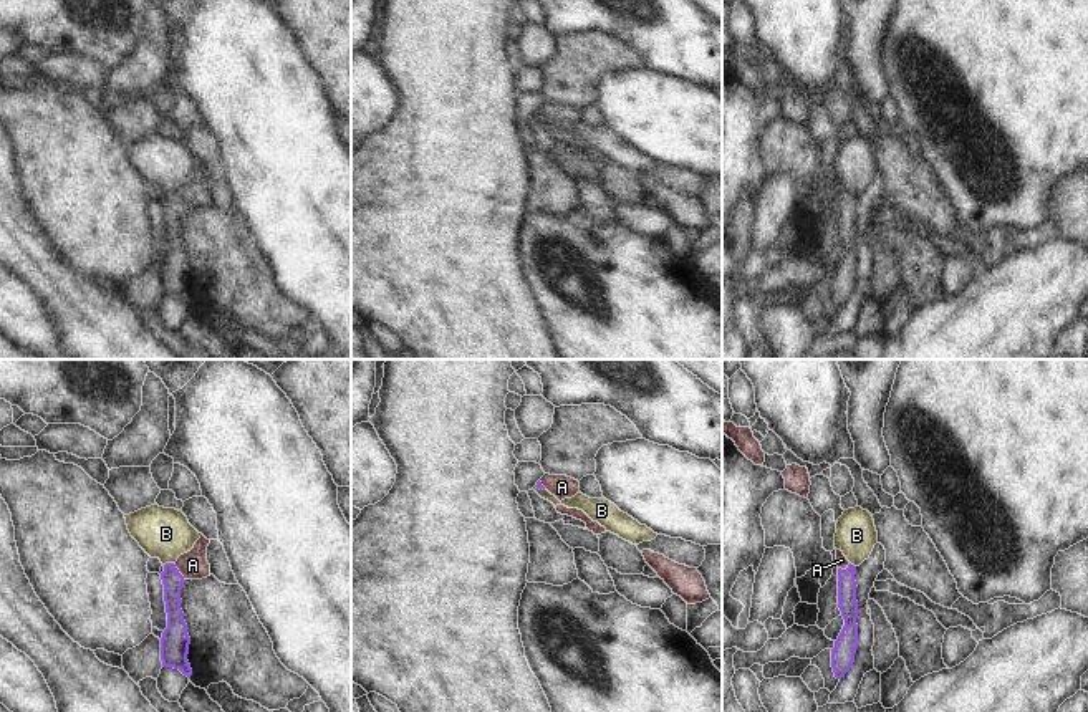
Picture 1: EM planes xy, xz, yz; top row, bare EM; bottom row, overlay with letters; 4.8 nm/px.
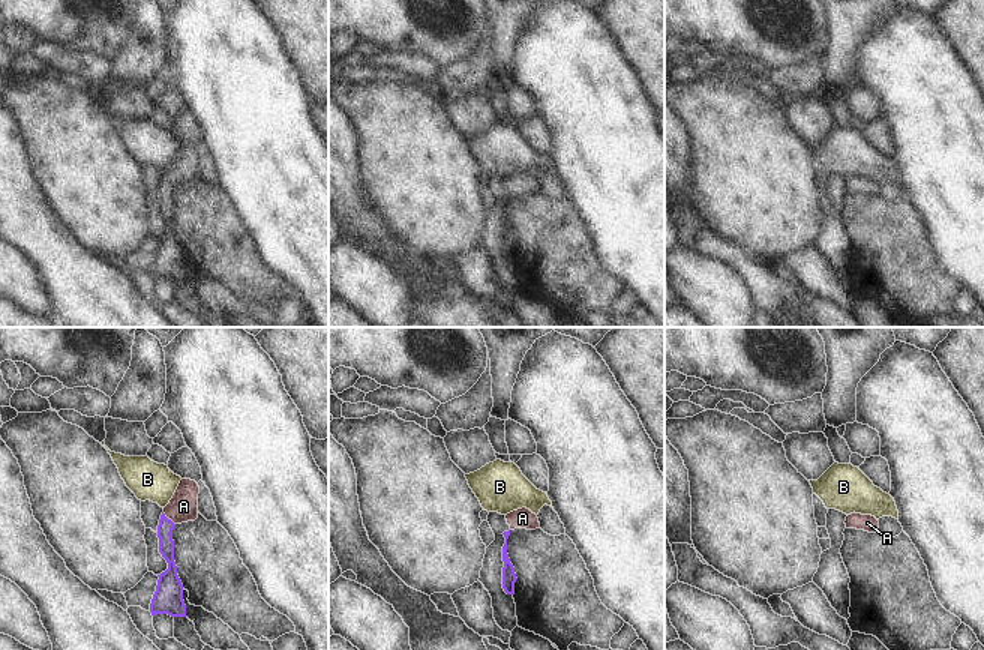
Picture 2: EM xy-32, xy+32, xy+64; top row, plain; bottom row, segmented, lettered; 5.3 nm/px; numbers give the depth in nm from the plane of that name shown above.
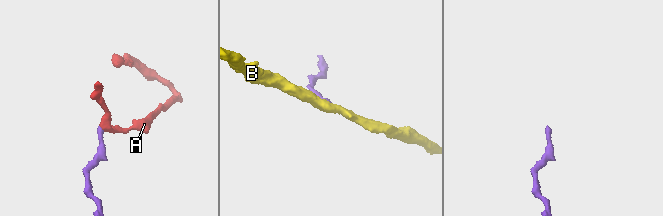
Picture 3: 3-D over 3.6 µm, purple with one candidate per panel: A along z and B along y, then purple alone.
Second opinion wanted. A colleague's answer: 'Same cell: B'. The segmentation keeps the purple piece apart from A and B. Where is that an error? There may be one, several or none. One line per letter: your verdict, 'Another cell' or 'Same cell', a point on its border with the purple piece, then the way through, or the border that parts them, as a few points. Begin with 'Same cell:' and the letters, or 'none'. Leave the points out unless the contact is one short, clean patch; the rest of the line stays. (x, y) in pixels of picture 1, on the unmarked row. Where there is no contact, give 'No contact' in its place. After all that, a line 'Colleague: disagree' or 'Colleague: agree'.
Same cell: A
A: Same cell. Touches purple at xy (178, 201). Path across: xy (173, 209), (178, 201), (192, 194)
B: Another cell. Touches purple at xy (168, 192). Boundary: xy (173, 191), (164, 194).
Colleague: disagree

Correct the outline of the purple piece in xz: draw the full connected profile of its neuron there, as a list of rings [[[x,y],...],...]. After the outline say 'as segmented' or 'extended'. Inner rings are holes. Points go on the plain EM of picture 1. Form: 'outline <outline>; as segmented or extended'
outline [[[545,103],[535,114],[537,118],[546,118],[560,131],[571,127],[580,123],[580,111],[566,104],[550,104]]]; extended

